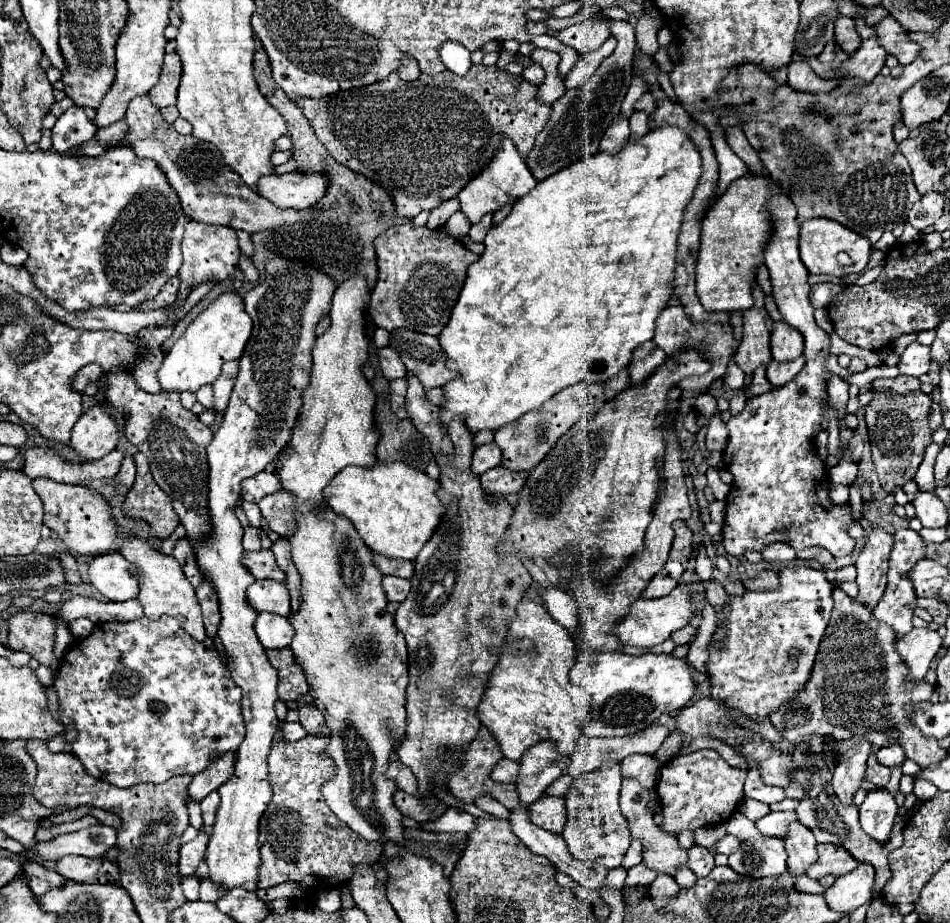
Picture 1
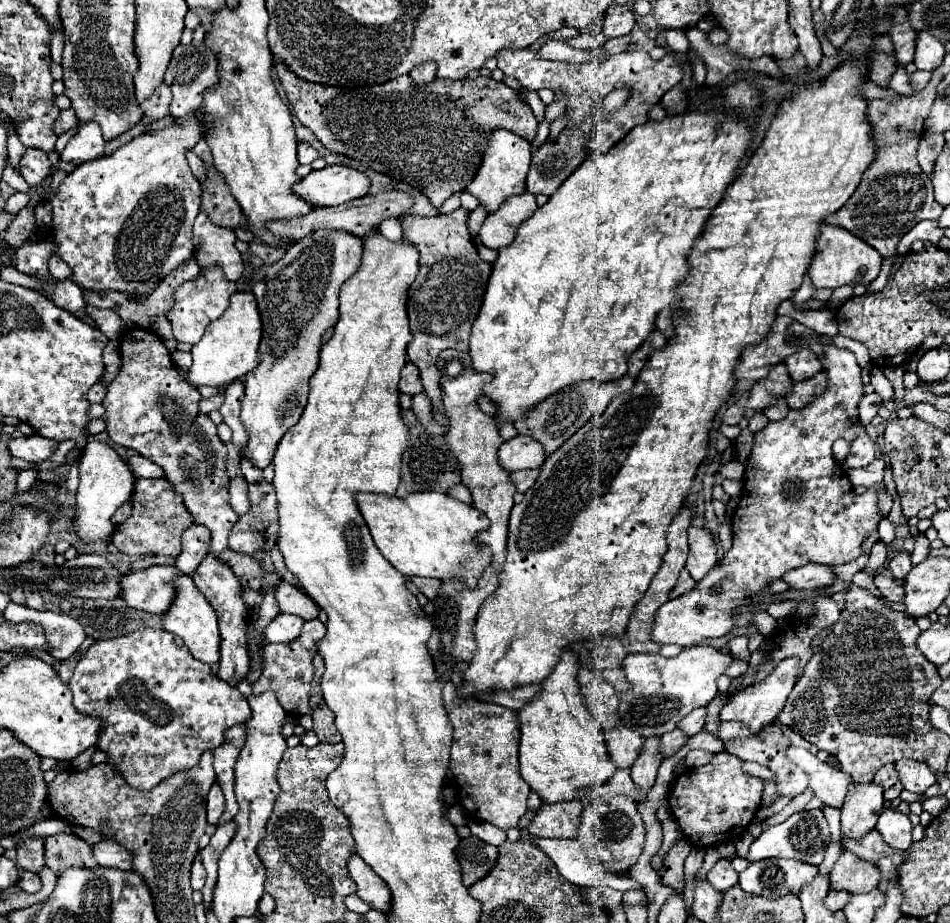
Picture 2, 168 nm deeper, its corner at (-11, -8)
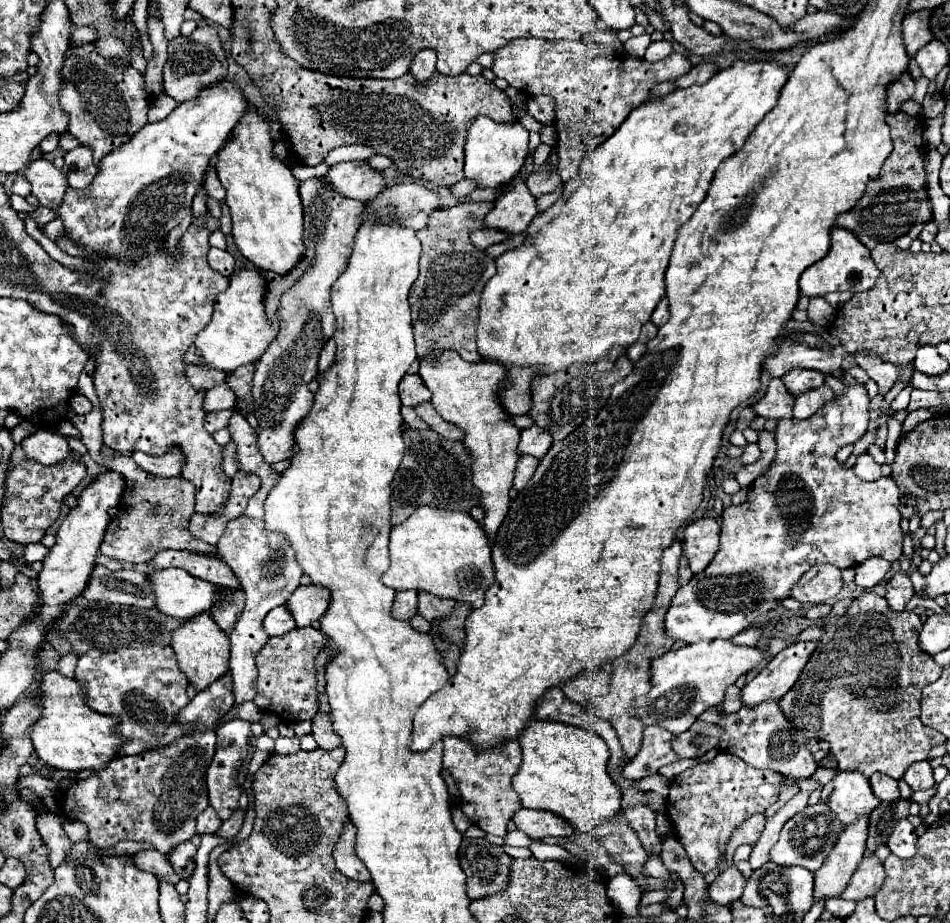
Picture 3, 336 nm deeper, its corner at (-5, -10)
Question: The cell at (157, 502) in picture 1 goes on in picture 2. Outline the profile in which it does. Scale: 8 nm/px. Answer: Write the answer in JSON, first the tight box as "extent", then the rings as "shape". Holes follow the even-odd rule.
{"extent":[110,478,194,558],"shape":[[[138,478],[134,482],[134,492],[132,492],[132,514],[120,526],[116,526],[110,540],[122,554],[128,556],[162,554],[176,558],[180,554],[180,536],[192,524],[194,518],[184,506],[182,496],[174,492],[172,484],[168,484],[166,478],[156,478],[156,480]]]}

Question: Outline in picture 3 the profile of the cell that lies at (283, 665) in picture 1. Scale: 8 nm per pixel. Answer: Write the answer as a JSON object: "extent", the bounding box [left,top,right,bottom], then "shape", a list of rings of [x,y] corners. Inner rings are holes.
{"extent":[254,628,326,720],"shape":[[[294,628],[288,634],[270,638],[264,648],[256,656],[258,674],[258,694],[254,698],[256,706],[266,712],[274,712],[284,720],[310,720],[318,712],[318,696],[316,696],[316,670],[314,658],[324,648],[326,638],[320,630]]]}

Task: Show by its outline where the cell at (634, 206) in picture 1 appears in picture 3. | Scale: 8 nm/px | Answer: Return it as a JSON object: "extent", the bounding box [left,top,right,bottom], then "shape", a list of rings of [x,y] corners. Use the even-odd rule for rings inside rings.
{"extent":[476,60,788,374],"shape":[[[736,60],[730,68],[714,74],[706,84],[694,84],[686,90],[672,92],[664,98],[656,100],[646,100],[642,106],[638,106],[626,122],[606,140],[602,142],[594,152],[586,156],[586,160],[580,166],[580,172],[576,178],[570,182],[562,184],[562,194],[560,198],[546,210],[534,216],[526,230],[526,240],[522,246],[512,248],[504,252],[500,258],[496,258],[496,274],[486,282],[482,298],[480,298],[480,322],[476,326],[476,344],[478,344],[478,354],[486,362],[498,362],[506,368],[512,366],[538,366],[538,374],[554,374],[558,370],[564,370],[572,364],[586,364],[594,366],[596,370],[610,370],[616,362],[616,358],[632,346],[638,336],[640,328],[650,320],[656,304],[664,296],[664,272],[668,268],[668,258],[676,240],[676,232],[682,224],[690,220],[698,204],[706,198],[708,186],[714,178],[716,168],[730,156],[734,156],[748,136],[756,130],[756,124],[768,114],[768,110],[776,104],[780,96],[780,88],[788,80],[788,70],[774,64],[774,62],[762,62],[762,60]]]}

